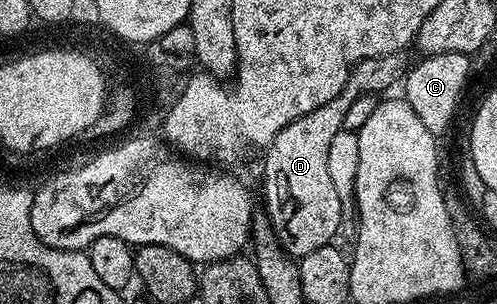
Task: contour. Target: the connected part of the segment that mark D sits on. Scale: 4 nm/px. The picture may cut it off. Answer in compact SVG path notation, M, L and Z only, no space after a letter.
M405 49L395 51L389 55L379 55L378 57L366 57L352 66L346 77L346 85L342 85L342 93L326 105L318 105L318 109L306 113L306 117L298 117L290 121L274 137L274 141L268 144L264 155L264 207L272 228L276 234L276 239L280 243L281 249L293 257L303 257L314 253L314 249L322 249L333 242L332 239L340 231L340 222L344 219L344 207L340 204L340 191L336 188L336 183L332 180L332 142L336 139L336 134L344 131L346 112L358 97L369 93L381 93L388 91L392 86L403 84L405 75L408 74L413 62L414 55L411 50Z

